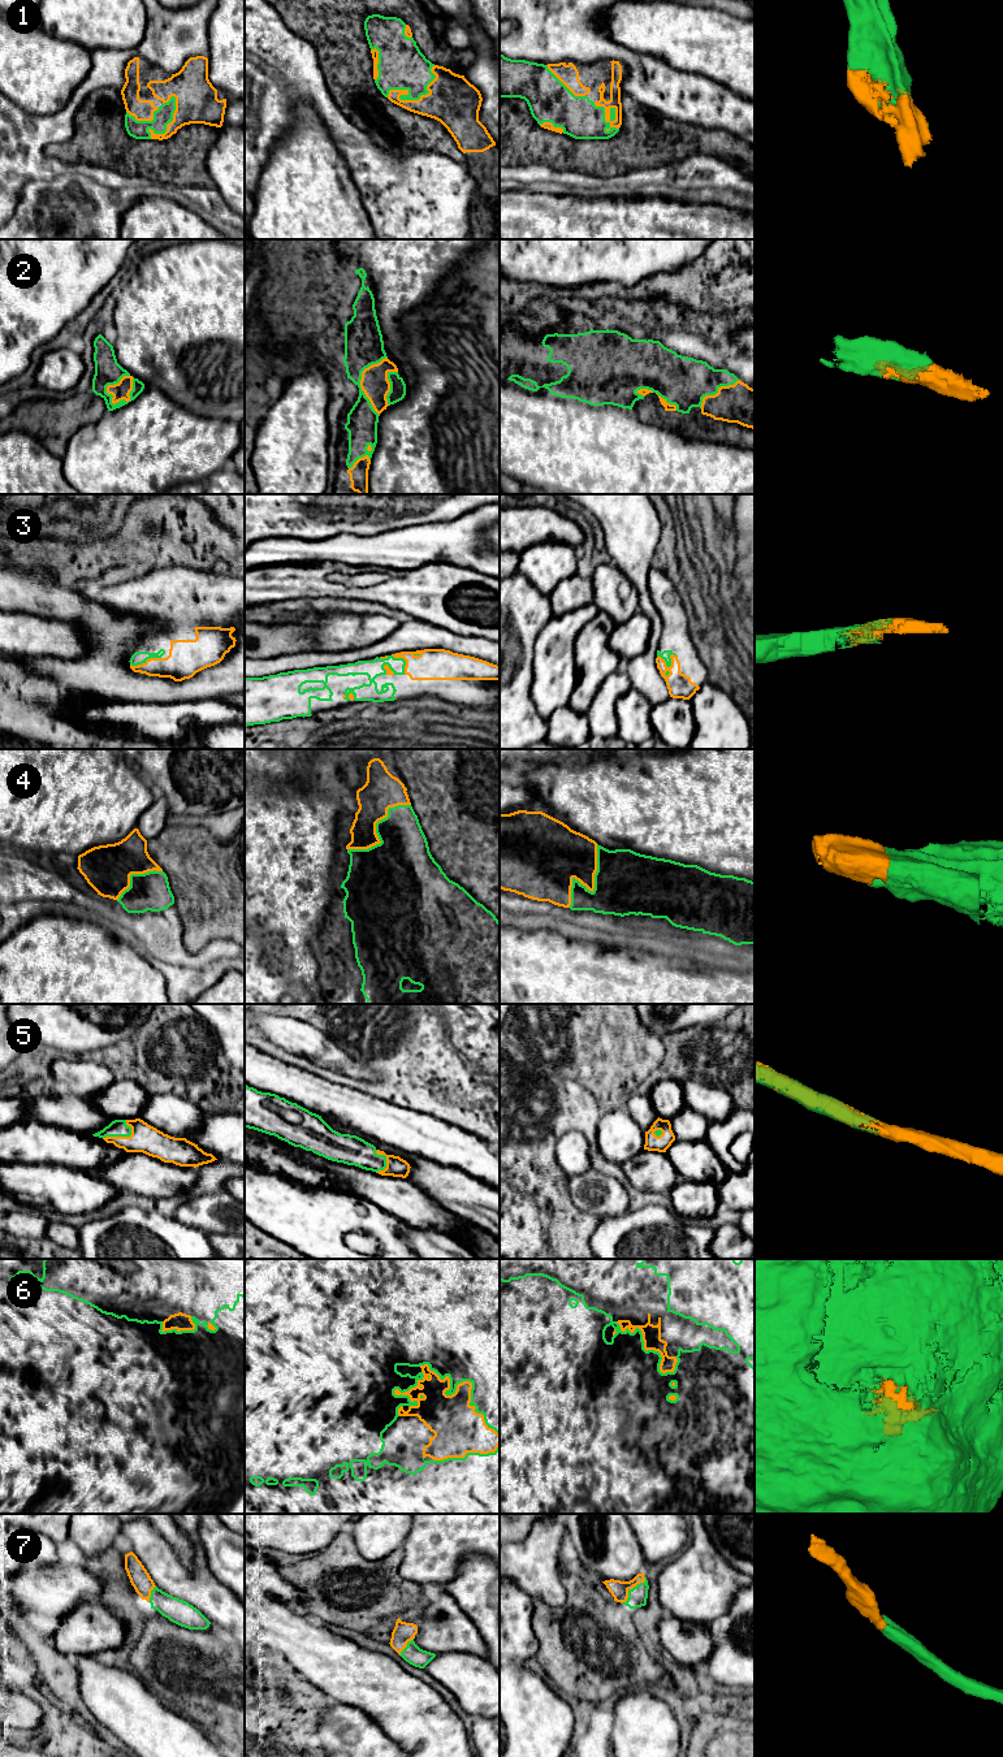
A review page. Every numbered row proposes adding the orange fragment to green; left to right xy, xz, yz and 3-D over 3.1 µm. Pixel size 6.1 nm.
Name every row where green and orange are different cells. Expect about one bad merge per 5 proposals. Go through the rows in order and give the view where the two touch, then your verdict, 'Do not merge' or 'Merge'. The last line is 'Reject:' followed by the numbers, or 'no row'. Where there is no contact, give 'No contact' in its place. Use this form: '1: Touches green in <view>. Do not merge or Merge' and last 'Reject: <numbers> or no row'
1: Touches green in xz. Merge
2: Touches green in xy. Merge
3: Touches green in yz. Merge
4: Touches green in yz. Merge
5: Touches green in xy. Merge
6: Touches green in xz. Merge
7: Touches green in yz. Merge
Reject: no row

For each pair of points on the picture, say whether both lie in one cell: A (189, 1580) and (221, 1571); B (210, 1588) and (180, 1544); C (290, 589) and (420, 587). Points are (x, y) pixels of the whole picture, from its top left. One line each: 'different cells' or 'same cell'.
A: different cells
B: different cells
C: same cell

